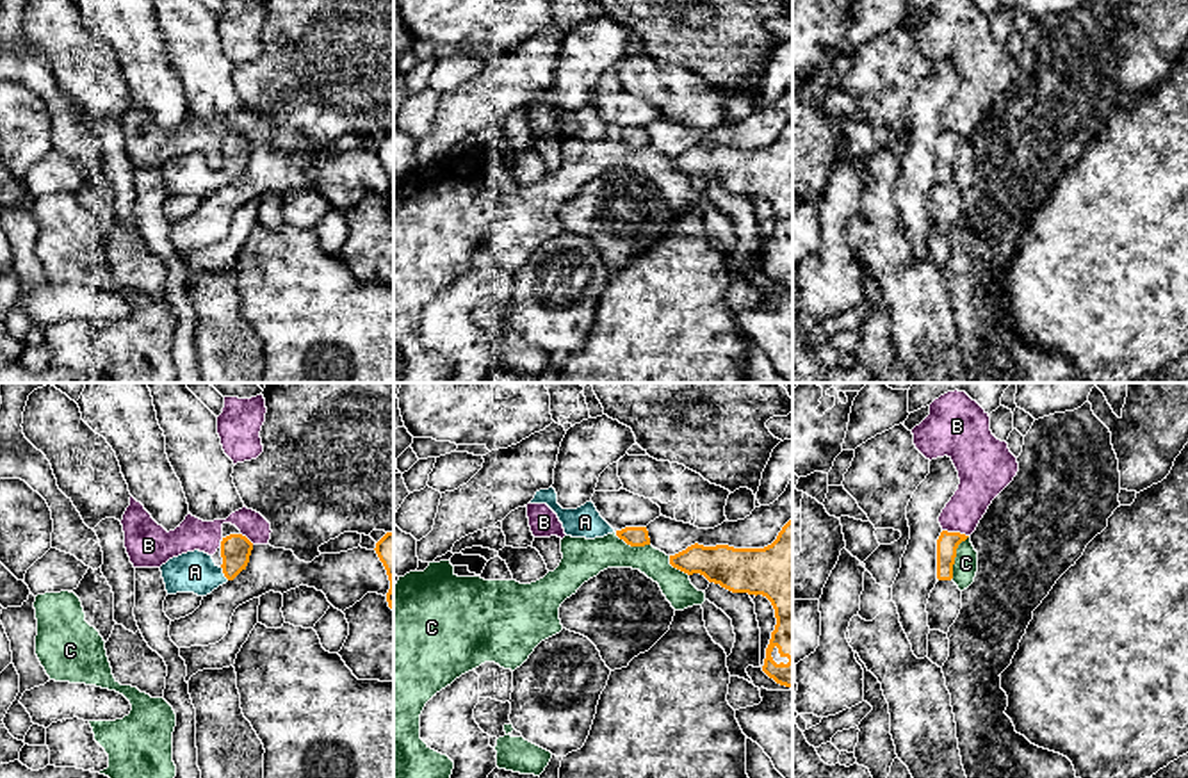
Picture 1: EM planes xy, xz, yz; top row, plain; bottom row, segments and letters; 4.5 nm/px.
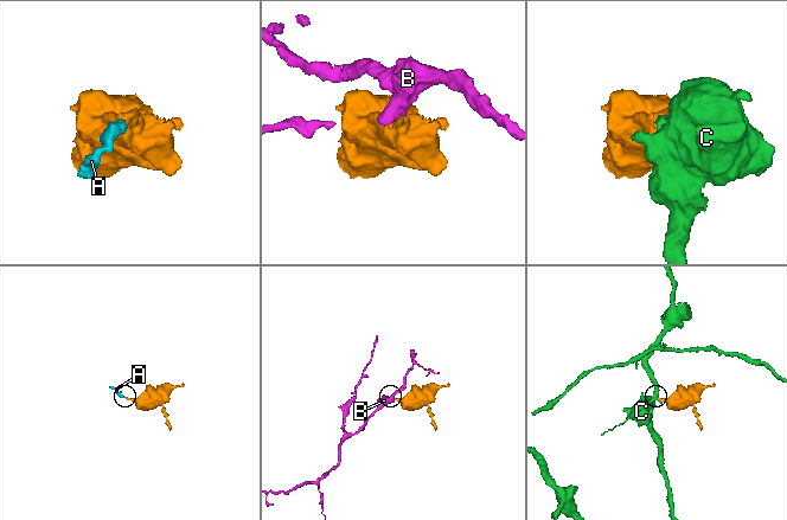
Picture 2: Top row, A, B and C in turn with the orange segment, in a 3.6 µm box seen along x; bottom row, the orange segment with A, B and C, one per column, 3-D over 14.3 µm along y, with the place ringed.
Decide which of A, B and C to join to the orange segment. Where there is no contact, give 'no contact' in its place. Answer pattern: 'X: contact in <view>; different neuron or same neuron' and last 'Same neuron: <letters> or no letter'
A: contact in xy; same neuron
B: contact in yz; different neuron
C: contact in yz; different neuron
Same neuron: A

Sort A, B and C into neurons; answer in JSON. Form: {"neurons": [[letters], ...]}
{"neurons": [["A"], ["B"], ["C"]]}

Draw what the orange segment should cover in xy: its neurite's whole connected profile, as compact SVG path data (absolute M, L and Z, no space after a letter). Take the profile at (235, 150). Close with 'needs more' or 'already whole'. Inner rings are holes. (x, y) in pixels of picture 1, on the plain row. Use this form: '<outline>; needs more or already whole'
M230 135L221 142L221 167L214 164L212 157L199 151L169 160L160 167L167 196L210 196L246 171L251 151L253 144L246 137Z; needs more

